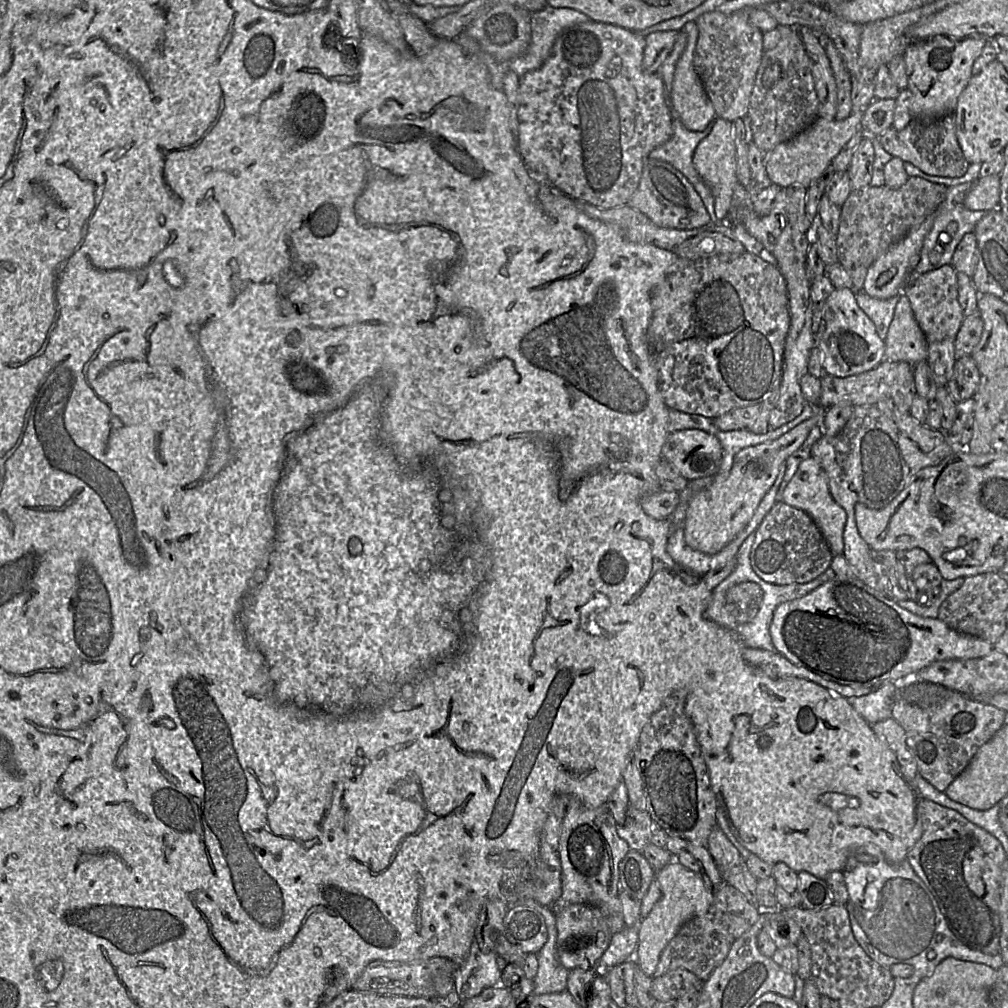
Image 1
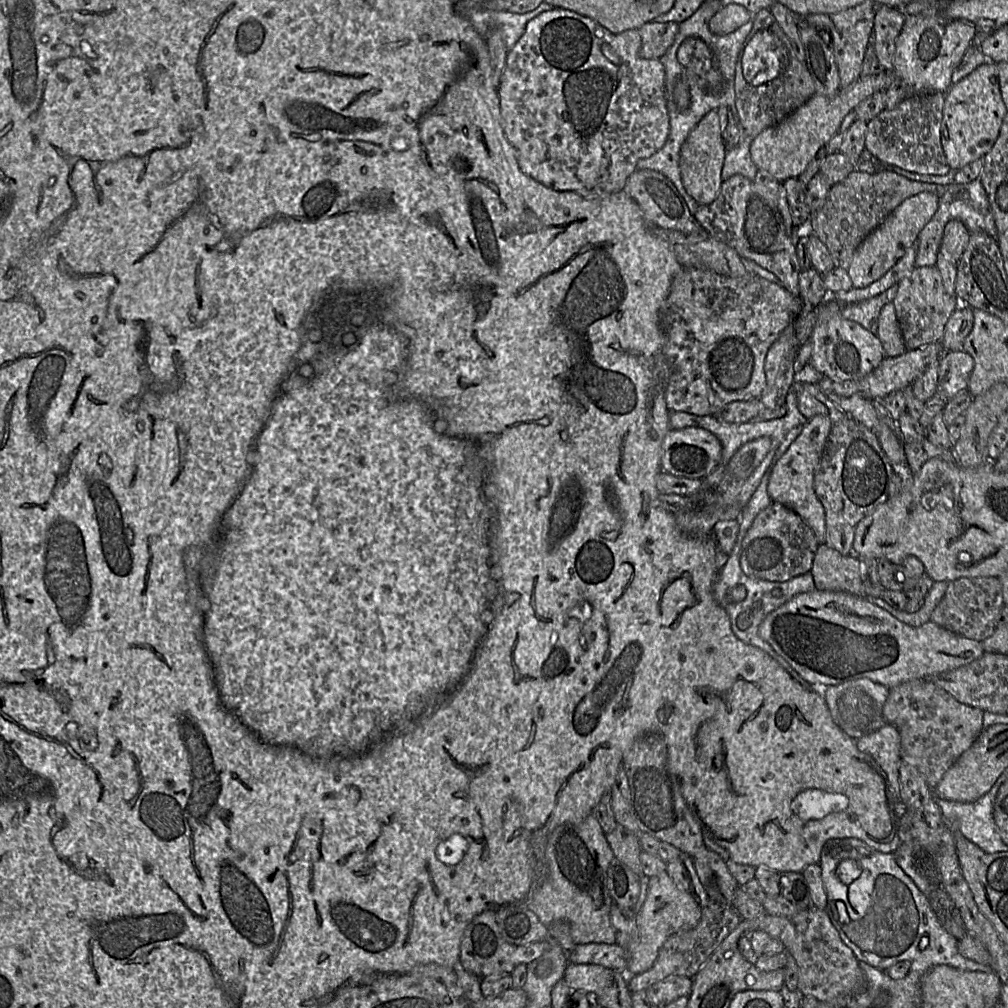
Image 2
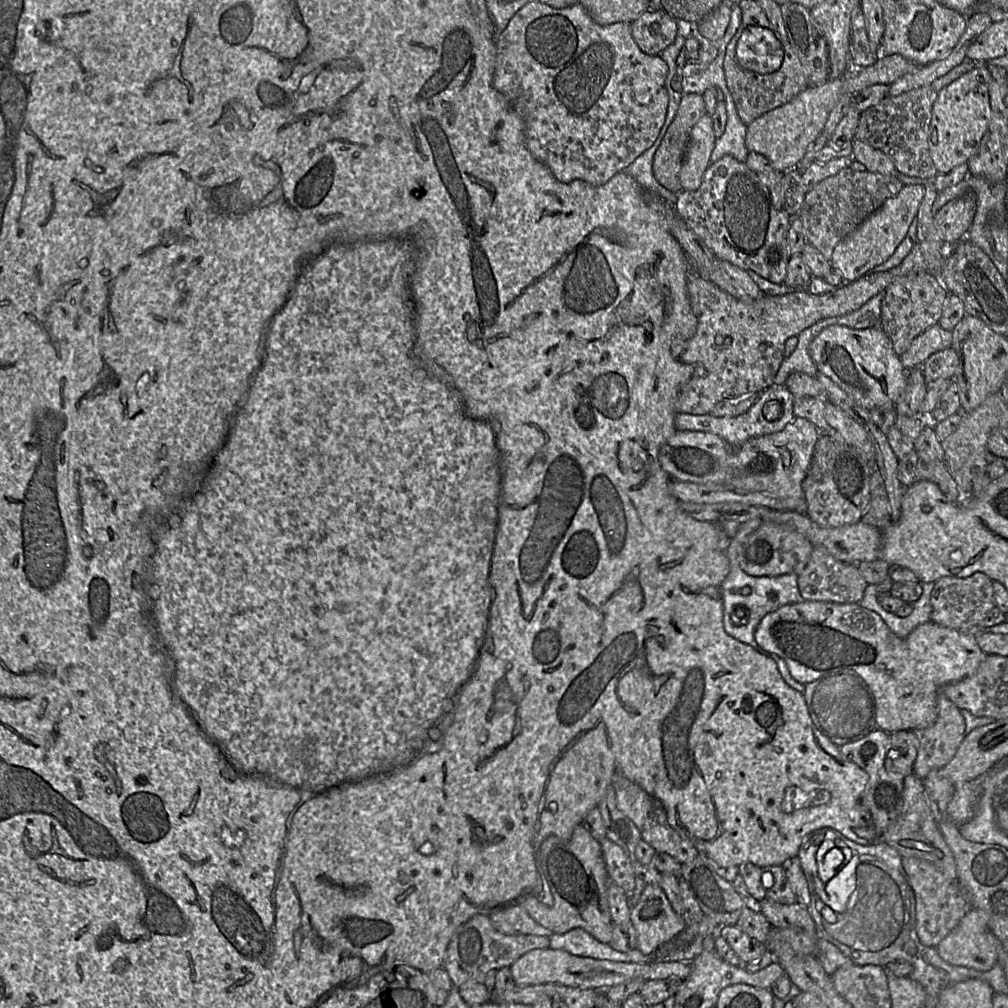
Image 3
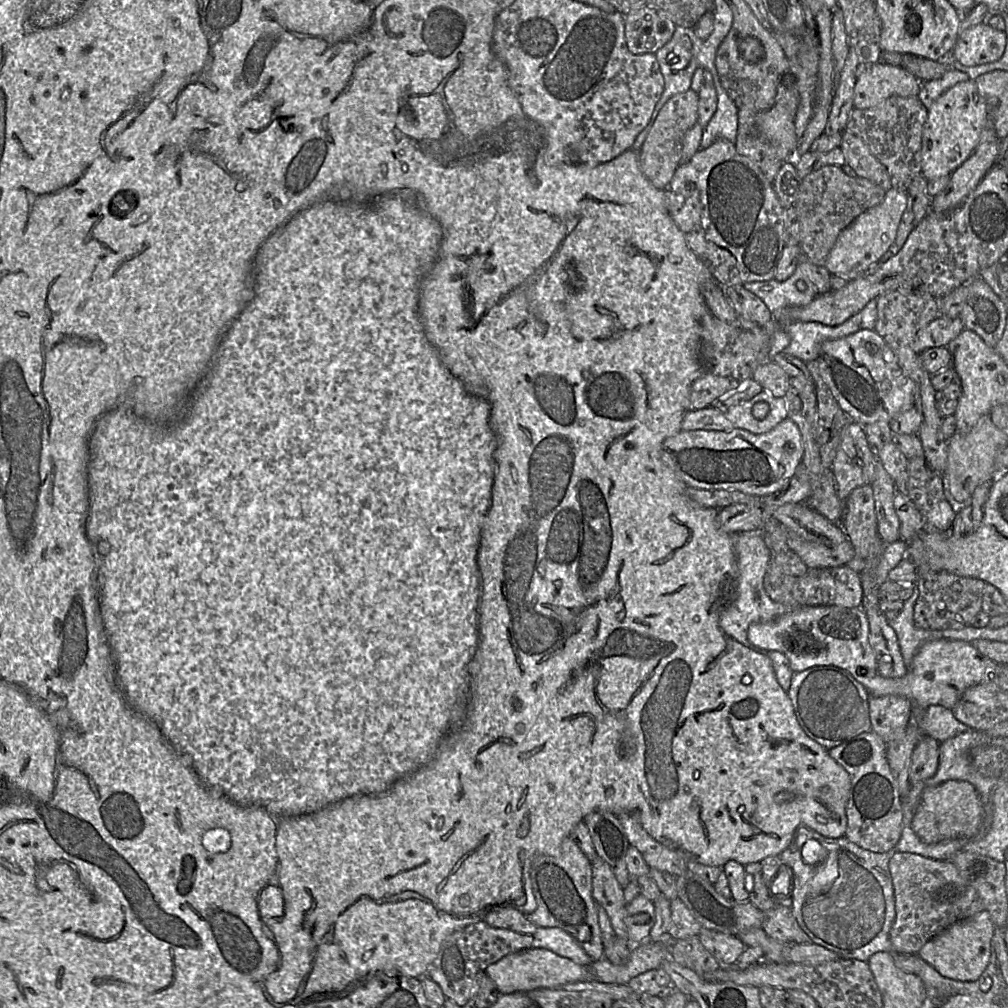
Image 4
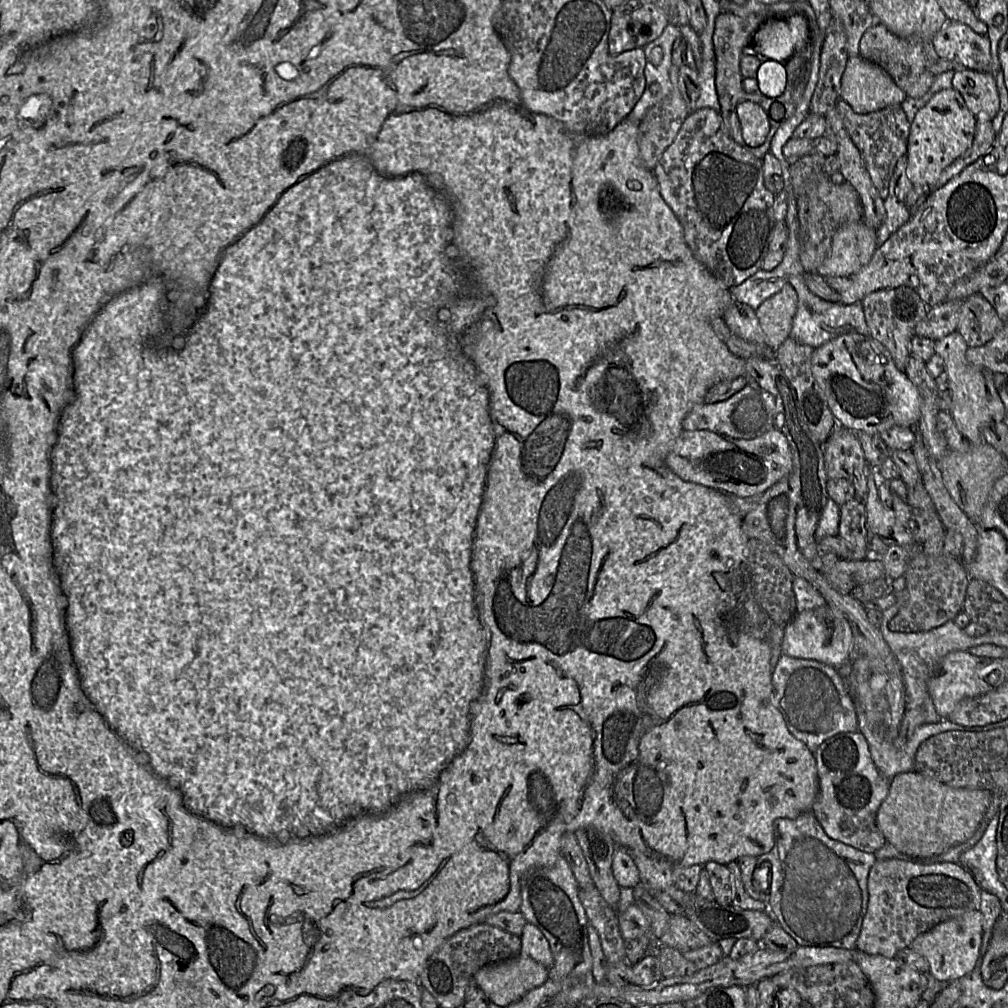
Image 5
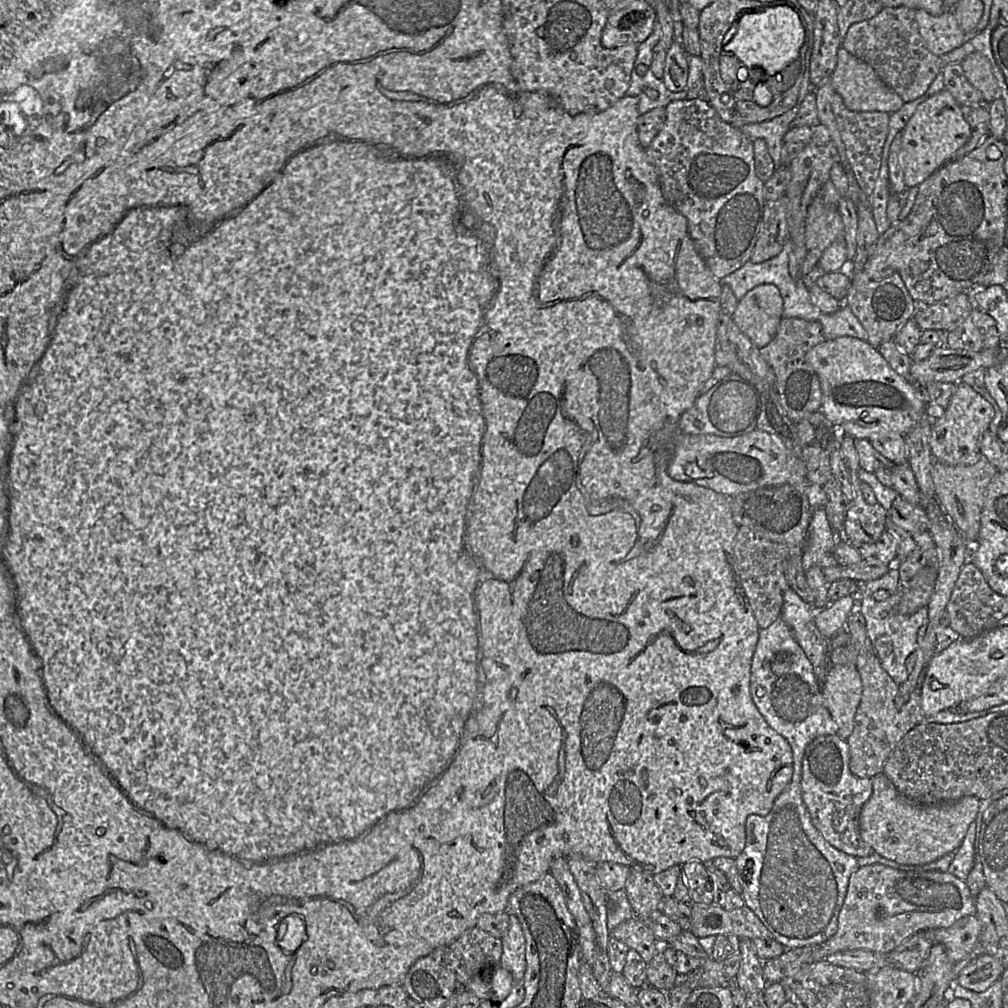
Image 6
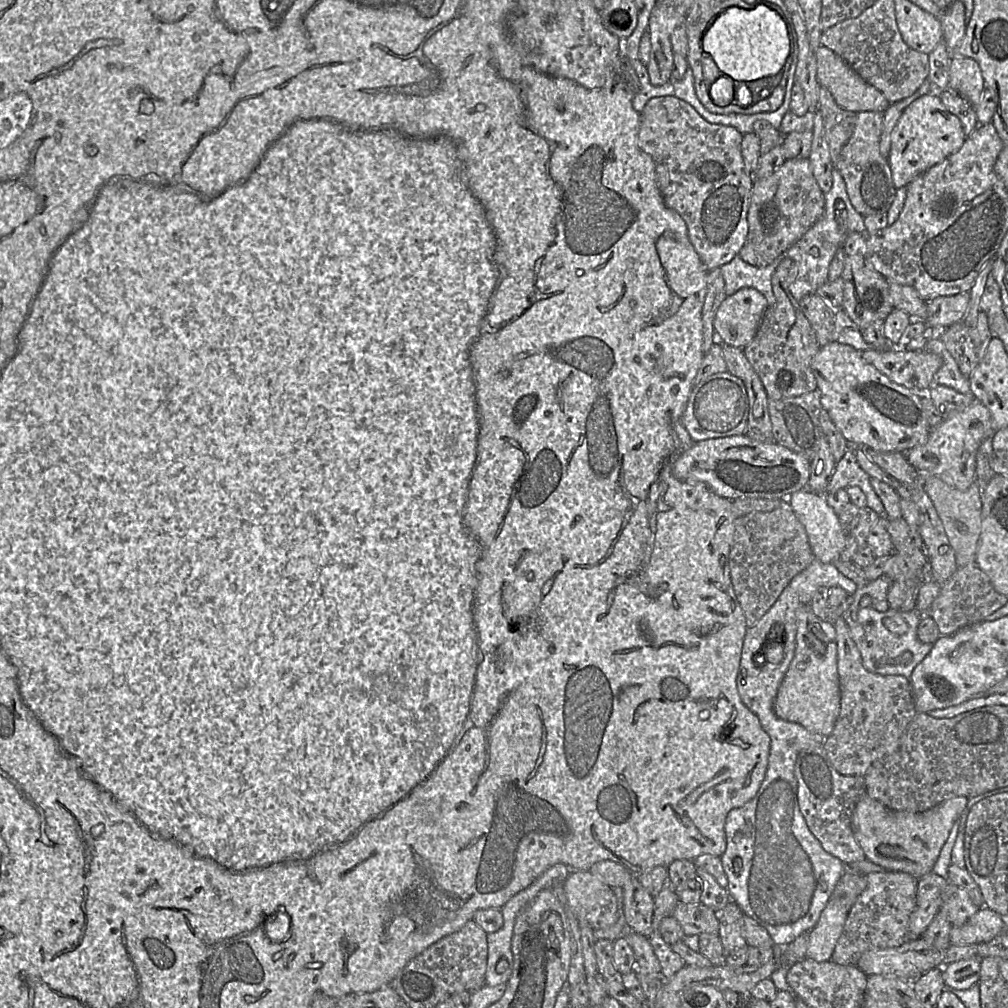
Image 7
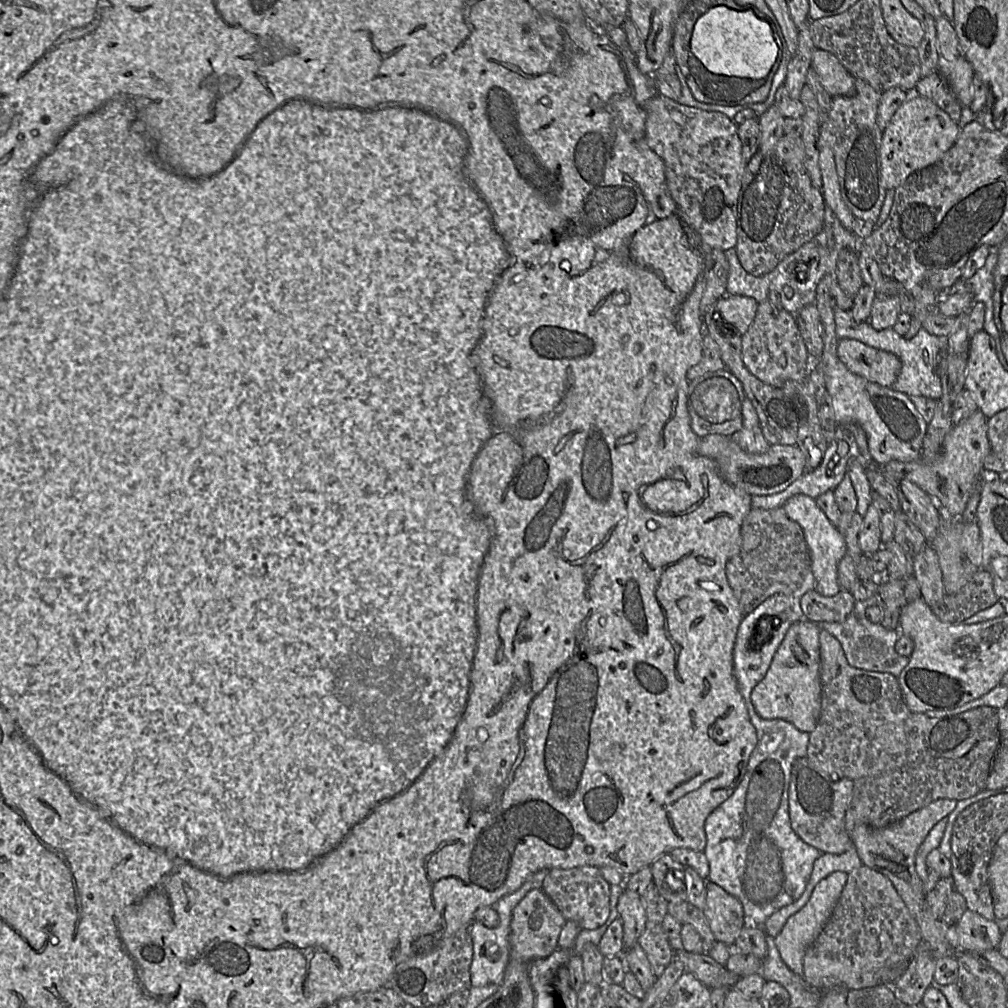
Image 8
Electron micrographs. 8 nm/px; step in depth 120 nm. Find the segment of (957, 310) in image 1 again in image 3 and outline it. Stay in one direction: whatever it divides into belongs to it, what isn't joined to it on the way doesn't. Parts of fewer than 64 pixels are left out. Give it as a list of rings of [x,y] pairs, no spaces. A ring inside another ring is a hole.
[[[930,272],[909,274],[898,279],[885,290],[881,304],[879,328],[890,339],[893,351],[898,357],[909,348],[917,336],[939,323],[949,294],[938,277]]]

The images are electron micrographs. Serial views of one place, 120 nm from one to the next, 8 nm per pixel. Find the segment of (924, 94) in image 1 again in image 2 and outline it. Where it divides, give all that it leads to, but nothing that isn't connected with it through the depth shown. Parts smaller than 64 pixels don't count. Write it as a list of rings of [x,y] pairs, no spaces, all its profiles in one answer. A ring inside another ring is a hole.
[[[908,15],[896,39],[894,72],[913,94],[946,93],[952,74],[959,67],[979,29],[966,20],[948,20],[940,15]]]

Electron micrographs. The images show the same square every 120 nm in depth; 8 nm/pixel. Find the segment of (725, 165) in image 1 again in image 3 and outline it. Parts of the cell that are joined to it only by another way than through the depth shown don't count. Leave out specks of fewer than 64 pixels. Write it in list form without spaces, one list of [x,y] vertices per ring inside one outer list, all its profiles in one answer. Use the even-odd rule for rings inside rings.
[[[705,113],[693,126],[687,149],[680,169],[682,190],[695,191],[703,180],[711,154],[715,147],[716,136],[711,115]]]

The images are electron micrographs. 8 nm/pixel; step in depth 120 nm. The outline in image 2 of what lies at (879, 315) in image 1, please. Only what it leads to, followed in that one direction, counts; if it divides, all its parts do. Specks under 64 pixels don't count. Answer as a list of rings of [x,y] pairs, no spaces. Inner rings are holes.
[[[898,283],[877,296],[860,302],[845,304],[842,307],[842,316],[857,322],[871,334],[877,336],[881,310],[886,304],[893,301],[897,290]]]

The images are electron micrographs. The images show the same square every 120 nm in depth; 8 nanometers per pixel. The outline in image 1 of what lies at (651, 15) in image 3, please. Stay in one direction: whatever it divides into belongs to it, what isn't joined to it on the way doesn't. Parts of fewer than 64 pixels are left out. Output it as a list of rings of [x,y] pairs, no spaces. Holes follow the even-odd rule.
[[[675,30],[654,32],[645,37],[642,68],[647,73],[658,73],[669,56],[680,32]]]

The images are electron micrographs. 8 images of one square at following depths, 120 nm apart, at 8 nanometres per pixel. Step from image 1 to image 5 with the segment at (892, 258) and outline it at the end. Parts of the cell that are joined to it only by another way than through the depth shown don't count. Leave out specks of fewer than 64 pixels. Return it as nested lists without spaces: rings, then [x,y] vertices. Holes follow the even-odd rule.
[[[862,219],[844,224],[834,235],[828,256],[815,272],[824,277],[850,277],[869,263],[877,247],[877,229],[868,227]]]

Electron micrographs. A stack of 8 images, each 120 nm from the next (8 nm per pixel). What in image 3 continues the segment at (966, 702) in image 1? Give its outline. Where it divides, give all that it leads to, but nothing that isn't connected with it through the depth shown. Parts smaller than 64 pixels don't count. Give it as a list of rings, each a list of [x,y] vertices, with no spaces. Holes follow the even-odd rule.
[[[942,691],[936,701],[936,715],[934,721],[923,729],[913,730],[918,741],[918,749],[914,759],[913,771],[920,779],[935,769],[941,769],[955,756],[966,733],[966,721],[963,712],[952,703]]]

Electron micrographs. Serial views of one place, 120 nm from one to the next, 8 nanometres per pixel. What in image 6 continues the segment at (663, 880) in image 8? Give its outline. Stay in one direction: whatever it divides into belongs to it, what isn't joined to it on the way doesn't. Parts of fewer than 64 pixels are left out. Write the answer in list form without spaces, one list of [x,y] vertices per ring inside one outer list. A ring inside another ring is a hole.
[[[691,860],[681,866],[681,871],[688,888],[691,903],[711,904],[713,886],[711,879],[708,878],[707,863]]]

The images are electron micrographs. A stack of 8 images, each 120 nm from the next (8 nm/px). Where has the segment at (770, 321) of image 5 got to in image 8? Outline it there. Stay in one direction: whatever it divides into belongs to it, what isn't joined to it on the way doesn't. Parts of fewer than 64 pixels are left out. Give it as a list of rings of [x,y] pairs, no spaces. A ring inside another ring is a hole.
[[[726,295],[726,296],[724,296],[723,298],[721,298],[720,300],[718,300],[717,303],[714,305],[714,309],[715,309],[714,319],[715,319],[715,321],[716,321],[717,323],[719,323],[719,324],[726,324],[726,325],[732,330],[732,334],[727,334],[727,333],[725,332],[725,328],[721,328],[721,332],[722,332],[723,334],[725,334],[725,335],[741,335],[741,336],[742,336],[742,335],[749,329],[750,325],[751,325],[752,322],[754,321],[755,316],[756,316],[756,312],[757,312],[757,309],[758,309],[758,306],[759,306],[759,303],[758,303],[755,299],[753,299],[753,298],[751,298],[751,297],[741,296],[741,295],[735,295],[735,296],[733,296],[733,295]]]

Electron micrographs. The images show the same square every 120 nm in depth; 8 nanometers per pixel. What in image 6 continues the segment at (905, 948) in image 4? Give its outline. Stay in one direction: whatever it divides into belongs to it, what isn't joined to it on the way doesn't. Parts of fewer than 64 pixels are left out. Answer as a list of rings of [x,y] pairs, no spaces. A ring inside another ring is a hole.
[[[882,864],[862,866],[849,879],[835,935],[821,944],[786,949],[781,956],[763,961],[763,977],[768,984],[782,982],[805,964],[838,951],[866,949],[888,955],[915,933],[950,927],[962,917],[975,915],[975,910],[966,881],[948,871],[902,871]]]

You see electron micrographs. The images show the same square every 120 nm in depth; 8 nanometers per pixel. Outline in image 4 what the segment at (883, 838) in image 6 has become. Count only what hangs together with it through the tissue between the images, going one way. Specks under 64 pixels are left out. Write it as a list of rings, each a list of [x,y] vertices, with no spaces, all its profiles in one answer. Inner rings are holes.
[[[949,780],[936,786],[925,786],[910,826],[925,843],[971,839],[982,829],[984,807],[975,787],[962,780]]]

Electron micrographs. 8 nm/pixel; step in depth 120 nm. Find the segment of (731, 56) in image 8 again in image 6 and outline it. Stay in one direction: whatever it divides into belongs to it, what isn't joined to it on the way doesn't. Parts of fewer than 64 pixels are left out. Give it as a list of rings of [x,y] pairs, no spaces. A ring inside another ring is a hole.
[[[783,5],[761,7],[743,14],[724,38],[723,50],[737,57],[746,68],[760,68],[766,76],[774,76],[787,63],[796,59],[805,42],[804,19]]]

